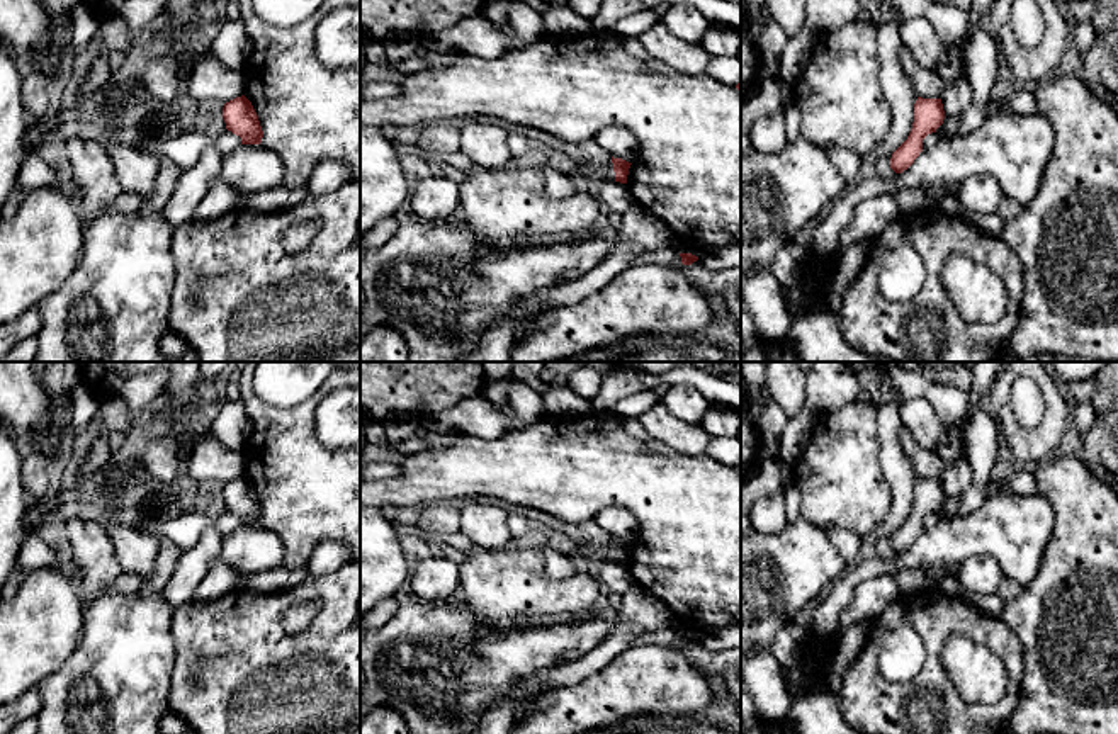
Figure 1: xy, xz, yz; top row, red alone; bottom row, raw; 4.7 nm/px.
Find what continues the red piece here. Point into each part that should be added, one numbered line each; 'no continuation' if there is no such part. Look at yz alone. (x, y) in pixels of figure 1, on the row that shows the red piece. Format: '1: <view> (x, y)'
no continuation

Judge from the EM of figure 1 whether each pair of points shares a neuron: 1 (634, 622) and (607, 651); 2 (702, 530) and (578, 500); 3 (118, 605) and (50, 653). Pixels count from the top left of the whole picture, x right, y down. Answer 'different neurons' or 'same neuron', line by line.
1: same neuron
2: same neuron
3: different neurons

